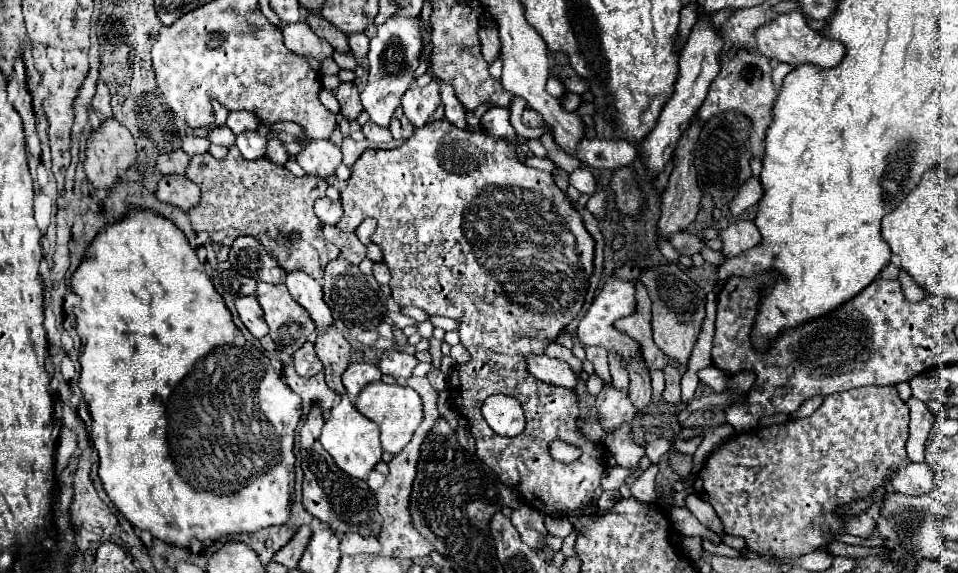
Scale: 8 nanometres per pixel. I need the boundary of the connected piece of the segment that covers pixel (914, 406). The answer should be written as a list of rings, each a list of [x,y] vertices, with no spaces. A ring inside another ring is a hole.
[[[910,397],[908,407],[910,407],[910,437],[906,443],[906,451],[908,451],[910,461],[924,463],[924,445],[934,425],[934,417],[928,411],[926,403],[920,399]]]

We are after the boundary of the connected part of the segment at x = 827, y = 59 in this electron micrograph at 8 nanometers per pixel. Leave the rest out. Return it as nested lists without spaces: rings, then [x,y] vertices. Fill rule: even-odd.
[[[790,11],[790,13],[778,15],[770,23],[760,25],[754,31],[754,37],[758,43],[758,51],[762,55],[776,59],[776,61],[782,61],[782,63],[790,63],[792,67],[798,67],[802,63],[814,63],[818,67],[834,67],[840,63],[840,59],[844,55],[842,43],[826,39],[818,31],[812,31],[800,11]]]

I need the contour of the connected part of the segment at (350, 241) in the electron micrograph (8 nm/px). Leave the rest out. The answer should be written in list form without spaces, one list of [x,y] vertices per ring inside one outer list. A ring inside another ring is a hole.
[[[324,225],[324,237],[332,241],[340,249],[340,257],[352,265],[360,265],[366,259],[366,245],[362,245],[354,233],[344,233],[334,225]]]

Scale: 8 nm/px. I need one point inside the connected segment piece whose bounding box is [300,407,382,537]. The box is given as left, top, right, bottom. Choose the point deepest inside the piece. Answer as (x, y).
(348, 505)

